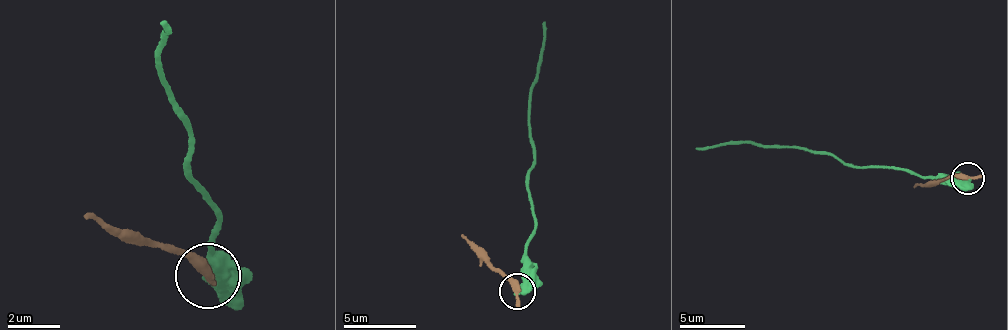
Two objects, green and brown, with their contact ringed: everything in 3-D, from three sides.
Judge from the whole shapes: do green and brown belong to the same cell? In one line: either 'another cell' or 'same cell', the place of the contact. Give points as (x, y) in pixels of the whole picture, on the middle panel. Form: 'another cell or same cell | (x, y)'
another cell | (517, 291)

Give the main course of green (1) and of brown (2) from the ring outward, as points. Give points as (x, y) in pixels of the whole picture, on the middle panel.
1: (518, 292), (525, 281), (525, 253), (534, 219), (528, 168), (534, 153), (528, 126), (537, 63), (546, 23)
2: (518, 292), (460, 235)

